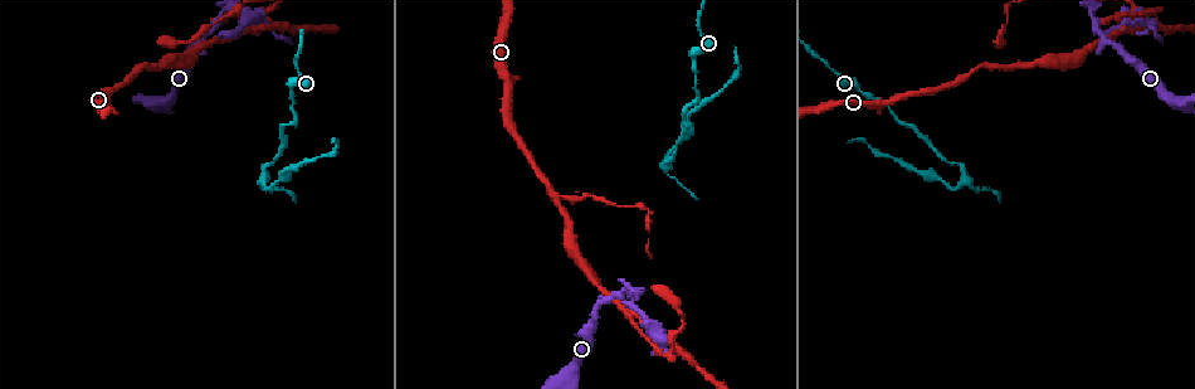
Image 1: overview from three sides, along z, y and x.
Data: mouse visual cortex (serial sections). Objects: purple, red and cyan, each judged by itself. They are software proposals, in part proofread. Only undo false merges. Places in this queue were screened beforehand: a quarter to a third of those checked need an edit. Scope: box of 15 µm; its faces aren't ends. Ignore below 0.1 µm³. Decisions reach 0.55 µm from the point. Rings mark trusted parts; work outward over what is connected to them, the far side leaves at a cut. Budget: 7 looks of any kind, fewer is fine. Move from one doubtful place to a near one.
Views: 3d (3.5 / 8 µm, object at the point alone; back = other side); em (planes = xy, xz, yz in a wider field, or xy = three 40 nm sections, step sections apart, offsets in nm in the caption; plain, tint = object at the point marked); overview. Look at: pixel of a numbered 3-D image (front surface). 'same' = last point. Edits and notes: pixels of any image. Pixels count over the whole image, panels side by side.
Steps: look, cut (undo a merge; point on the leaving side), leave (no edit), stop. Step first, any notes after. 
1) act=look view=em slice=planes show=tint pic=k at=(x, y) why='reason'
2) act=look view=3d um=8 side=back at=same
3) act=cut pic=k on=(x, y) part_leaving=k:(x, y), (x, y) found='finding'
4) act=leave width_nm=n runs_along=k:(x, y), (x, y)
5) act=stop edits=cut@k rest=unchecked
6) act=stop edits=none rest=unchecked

act=look view=3d um=3.5 pic=1 at=(1098, 27) why='side arm on a straight run'

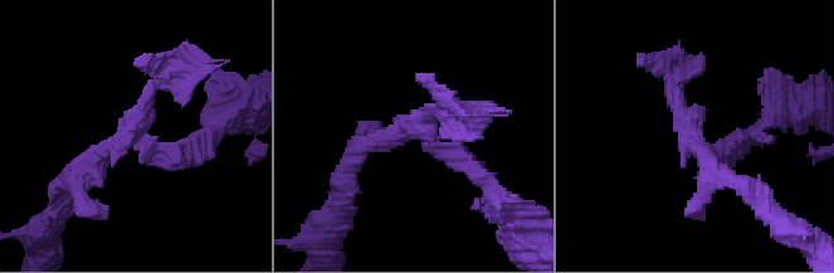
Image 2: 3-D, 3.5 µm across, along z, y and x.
act=look view=em slice=xy step=1 show=tint pic=2 at=(405, 127) arms=3 arm_widths_nm=200,250,250

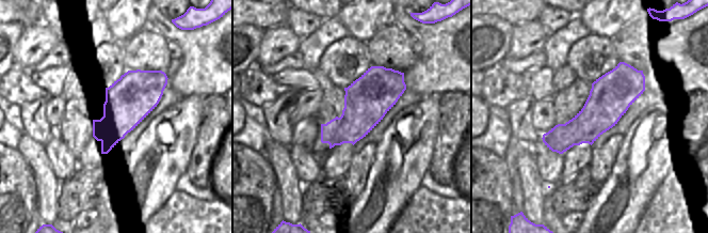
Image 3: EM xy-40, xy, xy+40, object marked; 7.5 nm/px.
act=look view=em slice=xy step=2 show=tint at=same why='cut it another way'

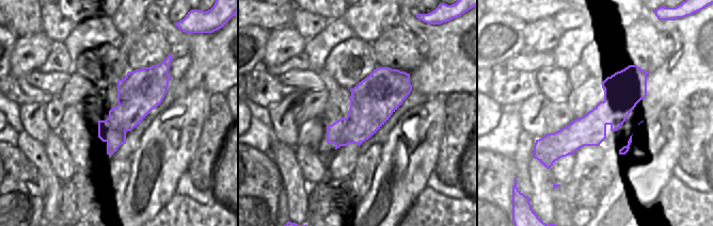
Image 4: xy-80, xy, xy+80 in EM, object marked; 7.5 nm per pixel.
act=cut pic=2 on=(194, 159) part_leaving=2:(141, 150), (176, 157), (225, 118) found='two cells meet here'

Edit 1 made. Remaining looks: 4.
act=look view=3d um=8 side=back pic=1 at=(295, 123) why='sharp bend'

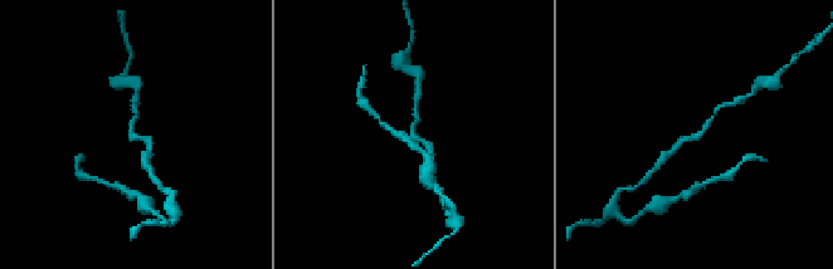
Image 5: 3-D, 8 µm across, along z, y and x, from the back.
act=look view=em slice=xy step=3 show=tint pic=5 at=(129, 136) arm_widths_nm=150,200 why='shape alone is not enough'

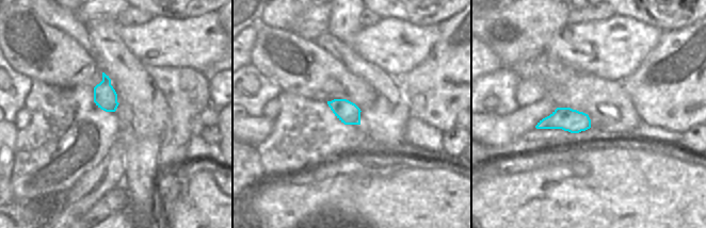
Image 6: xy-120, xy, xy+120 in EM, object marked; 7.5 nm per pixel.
act=leave runs_along=5:(716, 108), (696, 137), (673, 148) found='continuous, no second cell'

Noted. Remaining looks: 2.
act=look view=3d um=3.5 pic=1 at=(265, 184) why='abrupt turn'

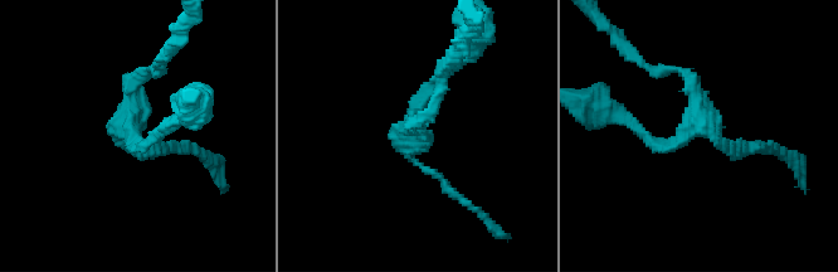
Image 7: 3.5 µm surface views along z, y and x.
act=look view=em slice=xy step=2 show=tint pic=7 at=(412, 115) why='shape alone is not enough'

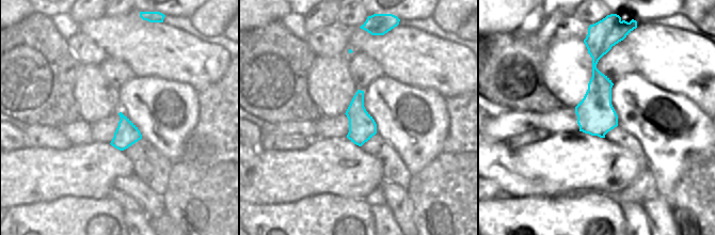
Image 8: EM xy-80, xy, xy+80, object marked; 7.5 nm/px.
act=leave runs_along=7:(429, 112), (410, 131), (425, 90), (464, 57) found='one cell here'

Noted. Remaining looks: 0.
act=stop edits=cut@2 rest=unchecked

